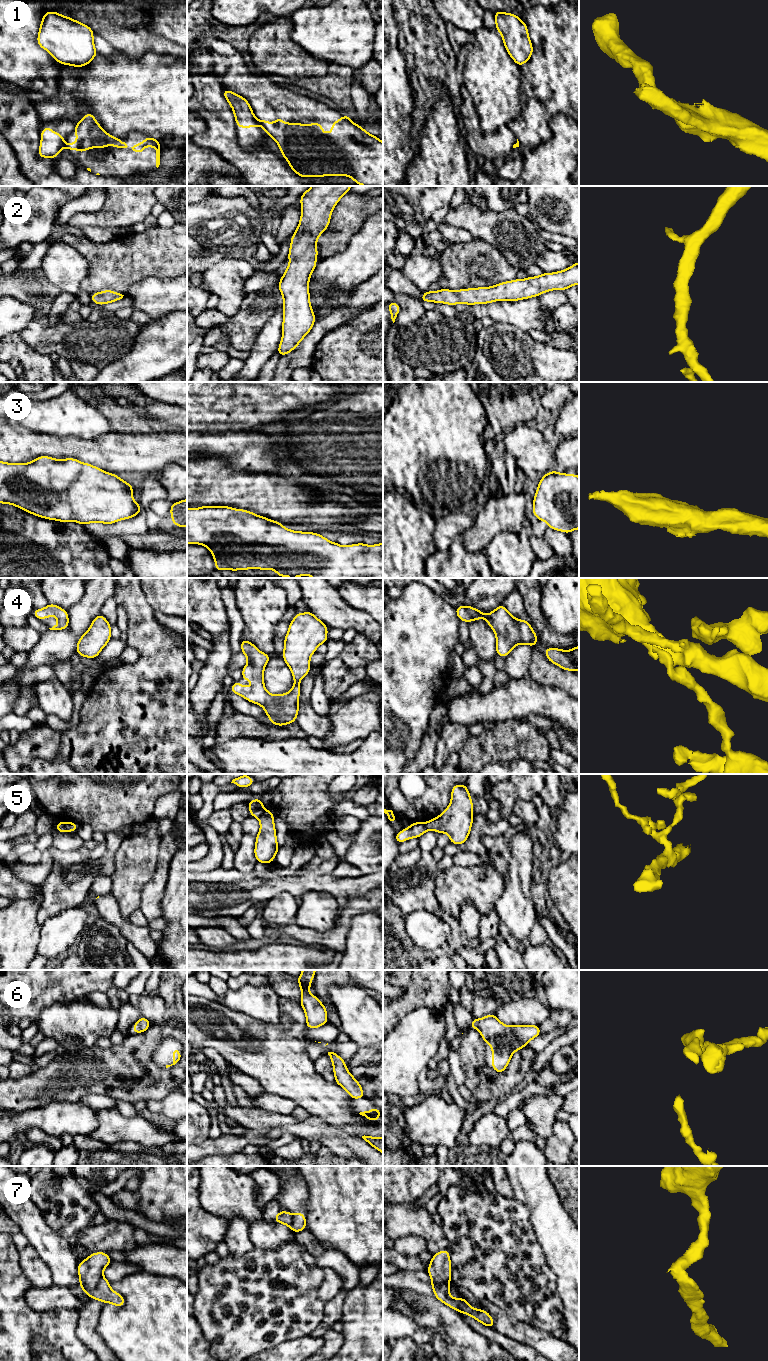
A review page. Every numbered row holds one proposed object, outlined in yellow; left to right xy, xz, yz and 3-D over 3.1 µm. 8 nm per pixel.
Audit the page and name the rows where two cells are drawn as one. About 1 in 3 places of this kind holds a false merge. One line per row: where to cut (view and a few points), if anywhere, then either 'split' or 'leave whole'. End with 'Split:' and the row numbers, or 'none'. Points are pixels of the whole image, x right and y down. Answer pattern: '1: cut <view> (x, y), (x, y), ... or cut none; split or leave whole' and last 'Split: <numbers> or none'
1: cut xz (257, 120), (261, 125); split
2: cut none; leave whole
3: cut none; leave whole
4: cut none; leave whole
5: cut xy (64, 822), (64, 826), (68, 830); split
6: cut none; leave whole
7: cut xy (102, 1276), (97, 1285), (88, 1294); split
Split: 1, 5, 7

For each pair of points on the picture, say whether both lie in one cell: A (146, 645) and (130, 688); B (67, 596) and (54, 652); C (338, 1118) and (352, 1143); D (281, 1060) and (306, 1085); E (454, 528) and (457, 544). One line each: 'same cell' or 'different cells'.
A: same cell
B: different cells
C: different cells
D: same cell
E: different cells

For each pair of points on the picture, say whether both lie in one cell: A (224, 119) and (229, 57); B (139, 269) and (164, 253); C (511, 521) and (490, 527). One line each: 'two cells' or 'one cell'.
A: two cells
B: one cell
C: one cell

